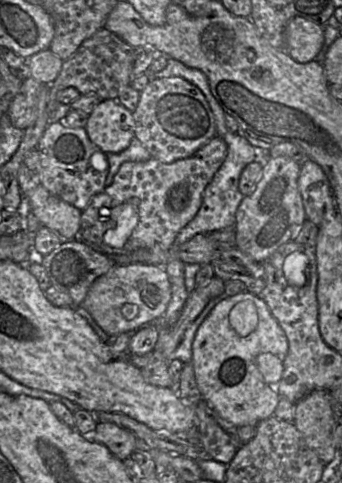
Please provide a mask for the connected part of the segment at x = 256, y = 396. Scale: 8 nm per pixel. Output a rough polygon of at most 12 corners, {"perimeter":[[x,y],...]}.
{"perimeter":[[226,296],[201,323],[202,397],[238,428],[274,416],[280,394],[257,357],[283,361],[263,299]]}

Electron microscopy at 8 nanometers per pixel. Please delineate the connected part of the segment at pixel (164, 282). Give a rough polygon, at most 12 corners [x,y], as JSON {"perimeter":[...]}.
{"perimeter":[[116,264],[79,305],[109,335],[159,321],[164,267]]}

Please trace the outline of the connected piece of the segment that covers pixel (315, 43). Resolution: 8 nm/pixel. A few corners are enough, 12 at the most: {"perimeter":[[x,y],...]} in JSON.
{"perimeter":[[296,16],[285,28],[285,50],[297,62],[315,60],[323,26]]}

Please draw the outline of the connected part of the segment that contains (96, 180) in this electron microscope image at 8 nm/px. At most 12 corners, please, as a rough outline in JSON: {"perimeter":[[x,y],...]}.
{"perimeter":[[50,122],[42,186],[81,211],[106,187],[107,154]]}

